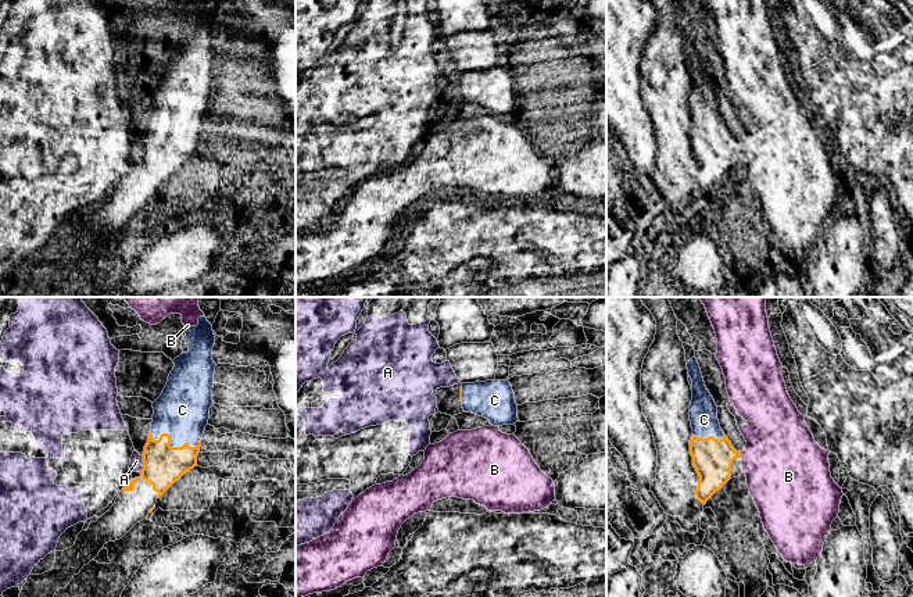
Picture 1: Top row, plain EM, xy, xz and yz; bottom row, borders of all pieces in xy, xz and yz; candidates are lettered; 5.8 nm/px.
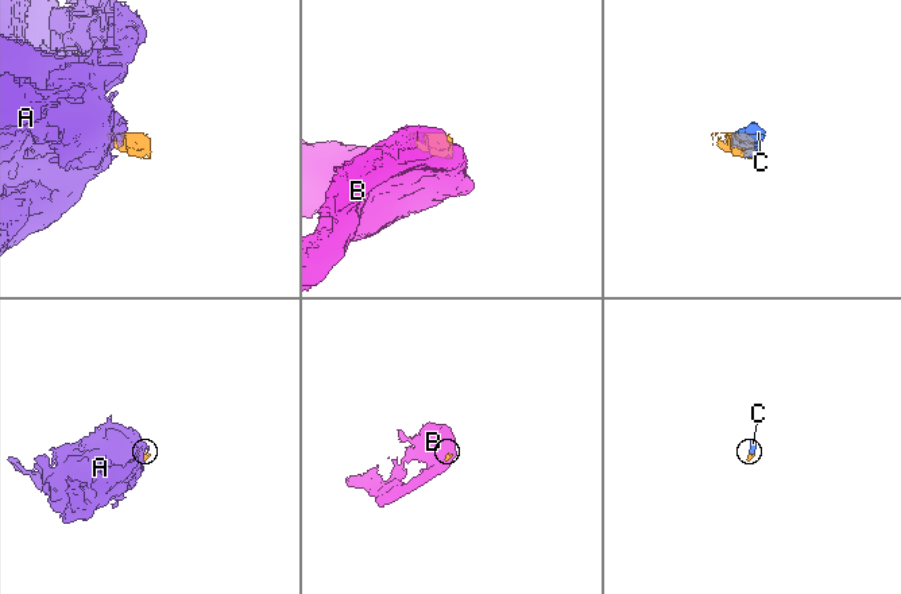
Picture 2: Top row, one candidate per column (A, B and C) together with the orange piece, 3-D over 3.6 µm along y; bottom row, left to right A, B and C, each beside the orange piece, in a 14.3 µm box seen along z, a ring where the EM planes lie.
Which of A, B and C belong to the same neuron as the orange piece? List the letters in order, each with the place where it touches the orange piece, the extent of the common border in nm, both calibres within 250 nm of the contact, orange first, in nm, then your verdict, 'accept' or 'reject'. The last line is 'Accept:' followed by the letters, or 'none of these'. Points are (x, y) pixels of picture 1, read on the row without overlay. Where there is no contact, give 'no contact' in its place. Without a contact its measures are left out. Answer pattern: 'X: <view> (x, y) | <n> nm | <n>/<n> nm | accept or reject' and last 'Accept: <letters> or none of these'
A: xy (144, 153) | 100 nm | 220/80 nm | reject
B: yz (740, 143) | 30 nm | 240/460 nm | reject
C: xy (169, 135) | 300 nm | 220/320 nm | accept
Accept: C

